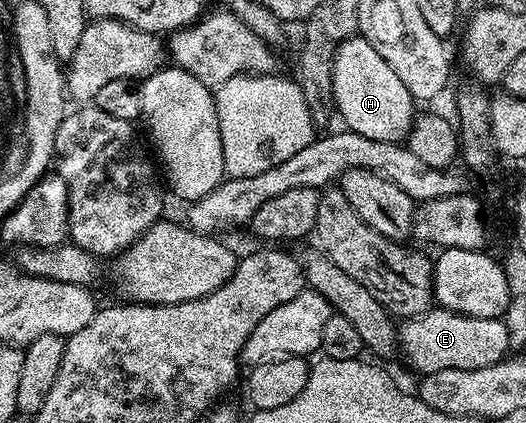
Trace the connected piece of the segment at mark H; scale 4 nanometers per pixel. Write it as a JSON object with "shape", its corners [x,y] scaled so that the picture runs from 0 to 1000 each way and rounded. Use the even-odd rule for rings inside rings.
{"shape":[[[675,83],[643,106],[635,125],[631,163],[631,215],[635,217],[633,255],[643,255],[650,286],[663,312],[677,319],[692,319],[692,329],[715,329],[717,333],[770,336],[779,317],[785,281],[791,272],[791,236],[776,215],[776,206],[745,158],[730,144],[715,113],[686,83]]]}

